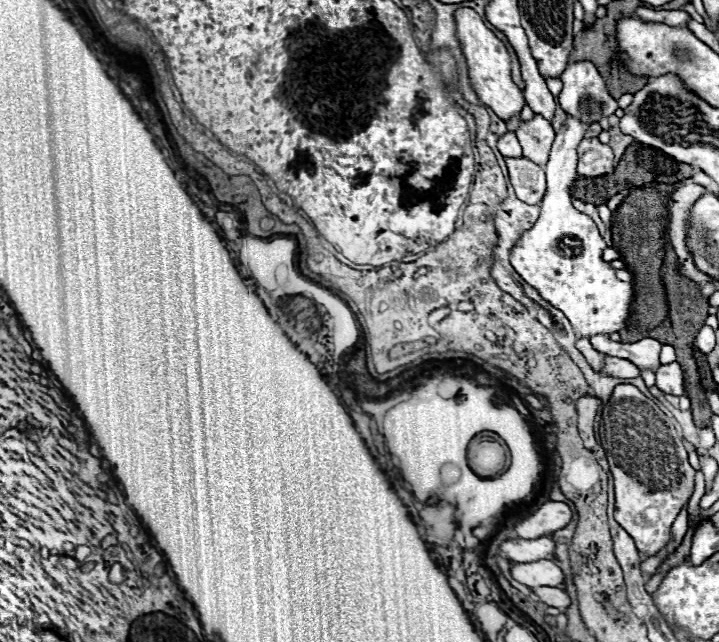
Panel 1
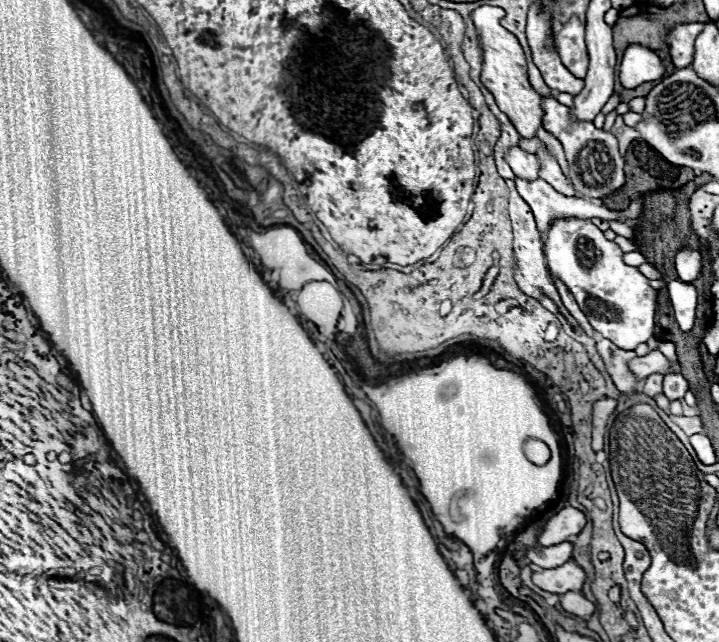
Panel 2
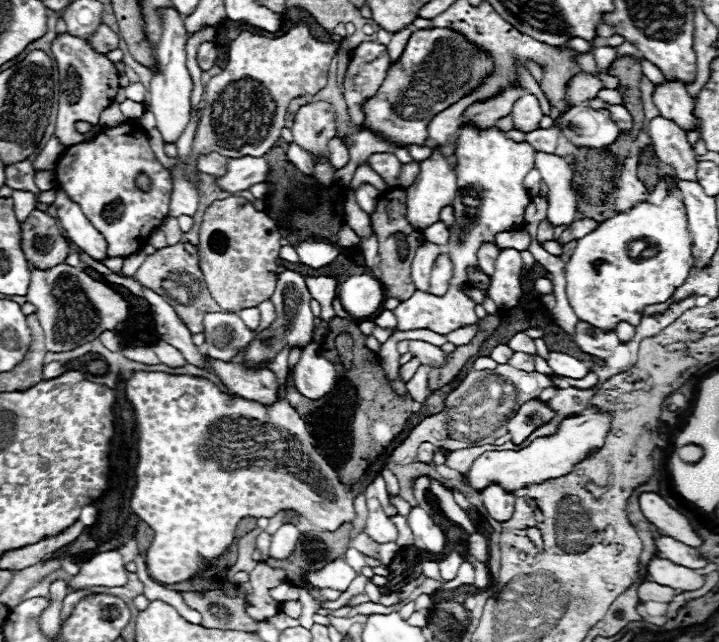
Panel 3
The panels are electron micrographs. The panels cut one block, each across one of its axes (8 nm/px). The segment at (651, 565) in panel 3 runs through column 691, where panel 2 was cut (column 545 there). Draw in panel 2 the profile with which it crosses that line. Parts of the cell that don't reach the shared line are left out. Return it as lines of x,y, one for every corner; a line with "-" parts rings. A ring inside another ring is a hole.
566,562
558,568
546,568
540,572
532,572
532,582
552,594
564,594
570,590
580,590
584,584
584,570
574,562

